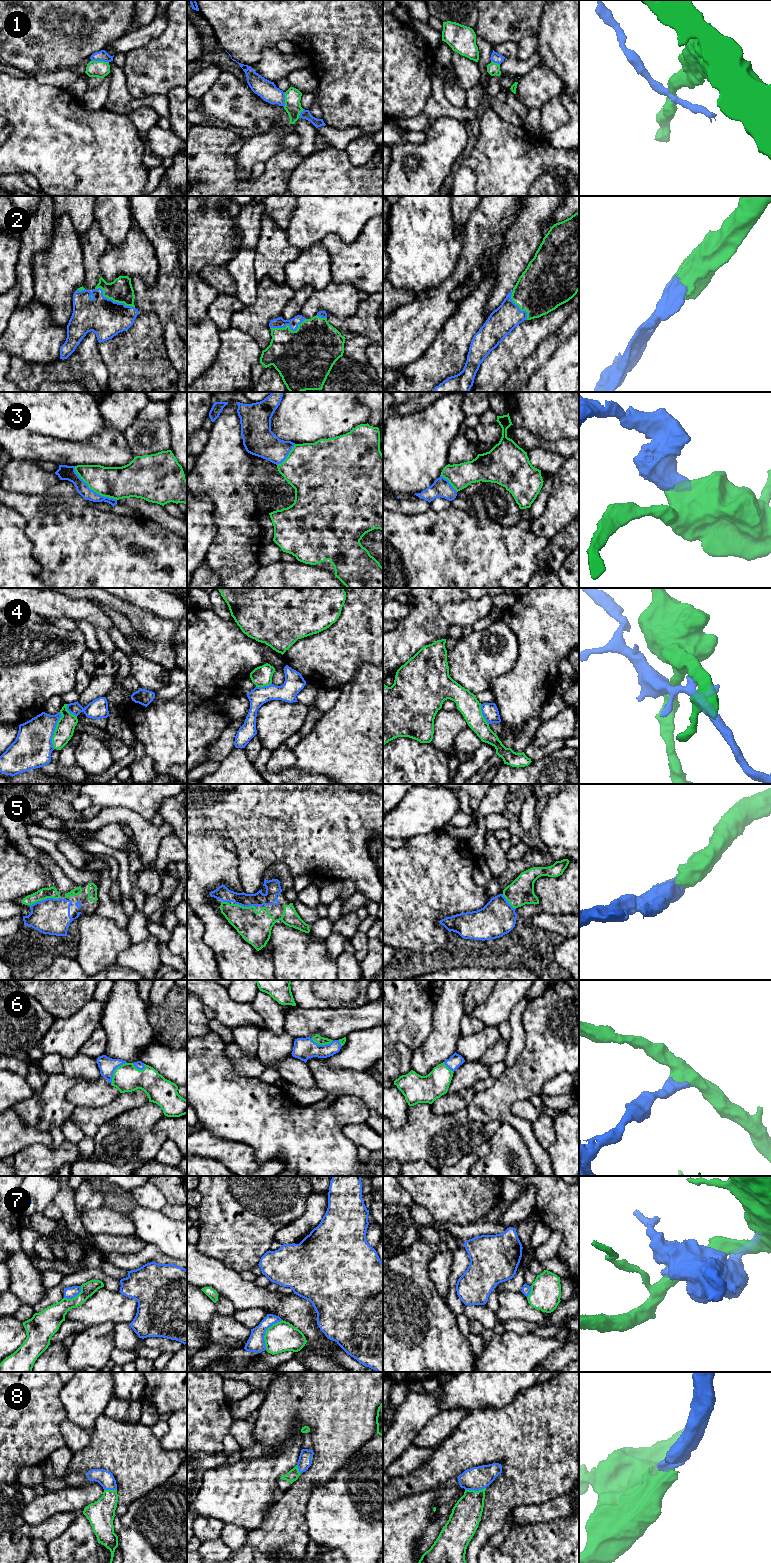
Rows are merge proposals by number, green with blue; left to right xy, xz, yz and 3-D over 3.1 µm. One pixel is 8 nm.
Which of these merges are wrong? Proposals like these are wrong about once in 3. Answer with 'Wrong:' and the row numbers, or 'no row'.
Wrong: 1, 3, 4, 7

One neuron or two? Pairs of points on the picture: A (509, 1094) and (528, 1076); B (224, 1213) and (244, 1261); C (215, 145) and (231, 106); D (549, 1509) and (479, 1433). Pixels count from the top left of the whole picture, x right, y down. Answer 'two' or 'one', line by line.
A: one
B: one
C: two
D: two

